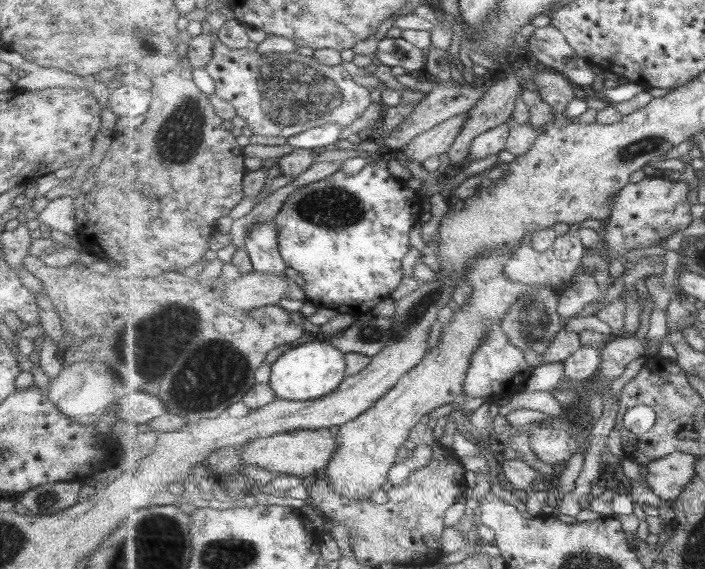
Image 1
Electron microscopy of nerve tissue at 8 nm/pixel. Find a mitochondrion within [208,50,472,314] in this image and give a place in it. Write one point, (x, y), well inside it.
(289, 93)

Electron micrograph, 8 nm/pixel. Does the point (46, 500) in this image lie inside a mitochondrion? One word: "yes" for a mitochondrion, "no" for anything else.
yes

